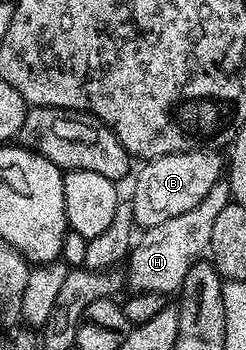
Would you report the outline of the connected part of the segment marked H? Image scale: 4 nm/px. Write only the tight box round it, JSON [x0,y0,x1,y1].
[126,180,230,296]

